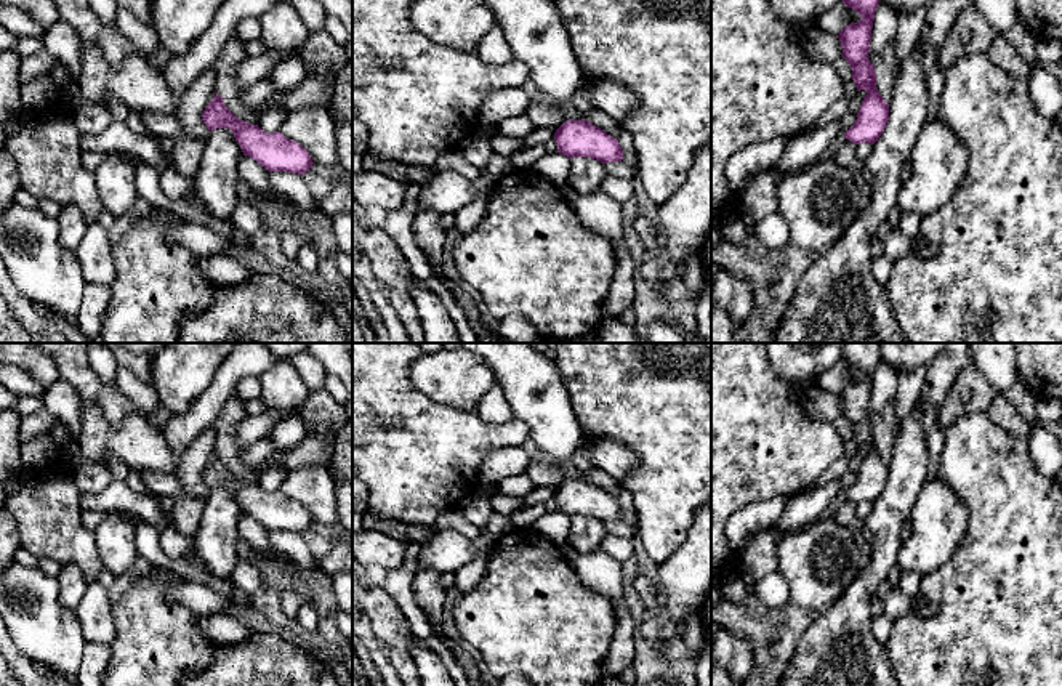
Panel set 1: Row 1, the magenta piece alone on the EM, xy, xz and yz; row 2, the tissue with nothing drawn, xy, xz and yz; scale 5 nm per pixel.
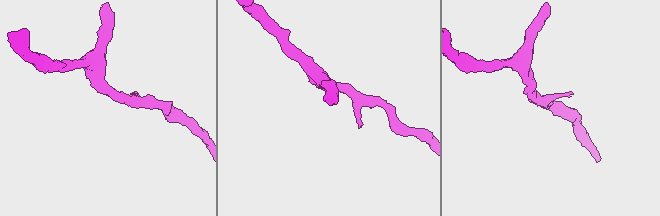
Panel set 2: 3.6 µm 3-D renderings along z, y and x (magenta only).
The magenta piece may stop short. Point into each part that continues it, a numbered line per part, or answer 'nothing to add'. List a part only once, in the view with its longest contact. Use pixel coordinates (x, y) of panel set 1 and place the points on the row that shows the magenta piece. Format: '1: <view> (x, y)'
nothing to add

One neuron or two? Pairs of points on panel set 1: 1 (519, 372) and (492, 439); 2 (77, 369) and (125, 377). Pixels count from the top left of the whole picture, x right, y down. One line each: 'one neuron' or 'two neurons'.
1: two neurons
2: two neurons

